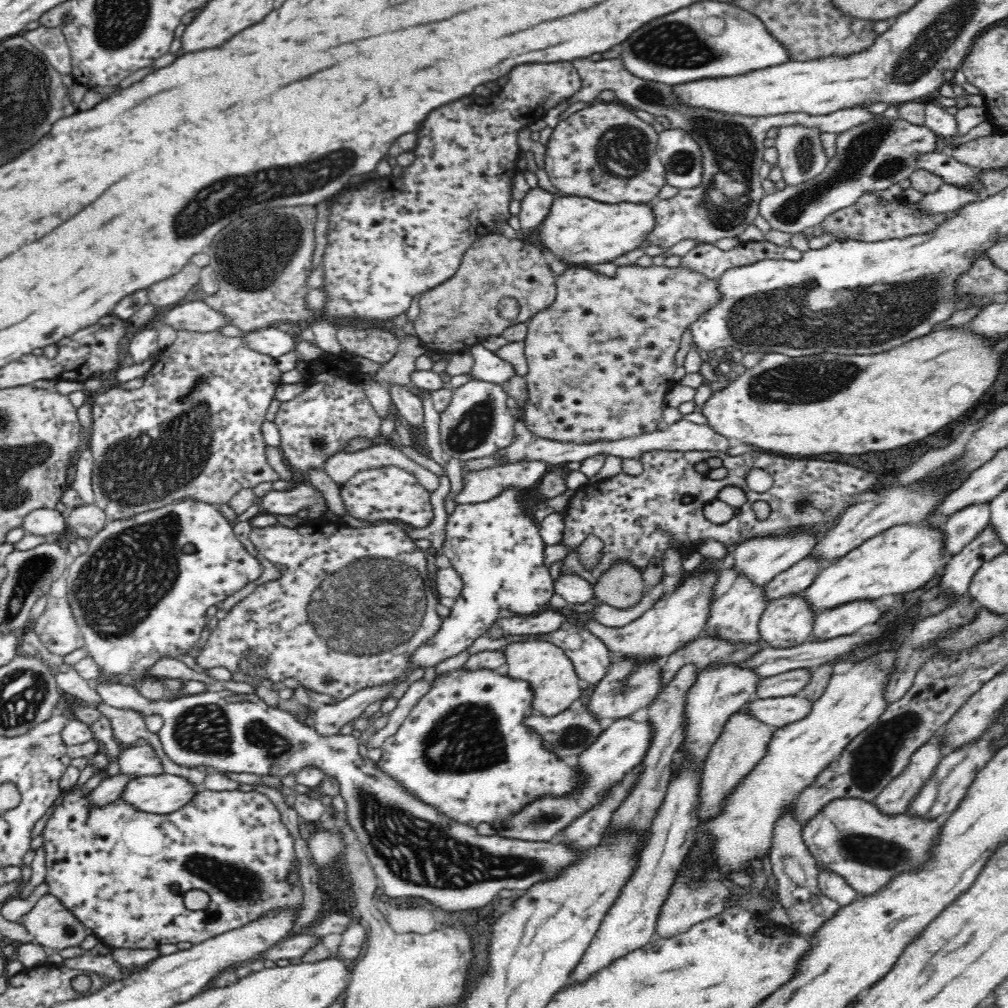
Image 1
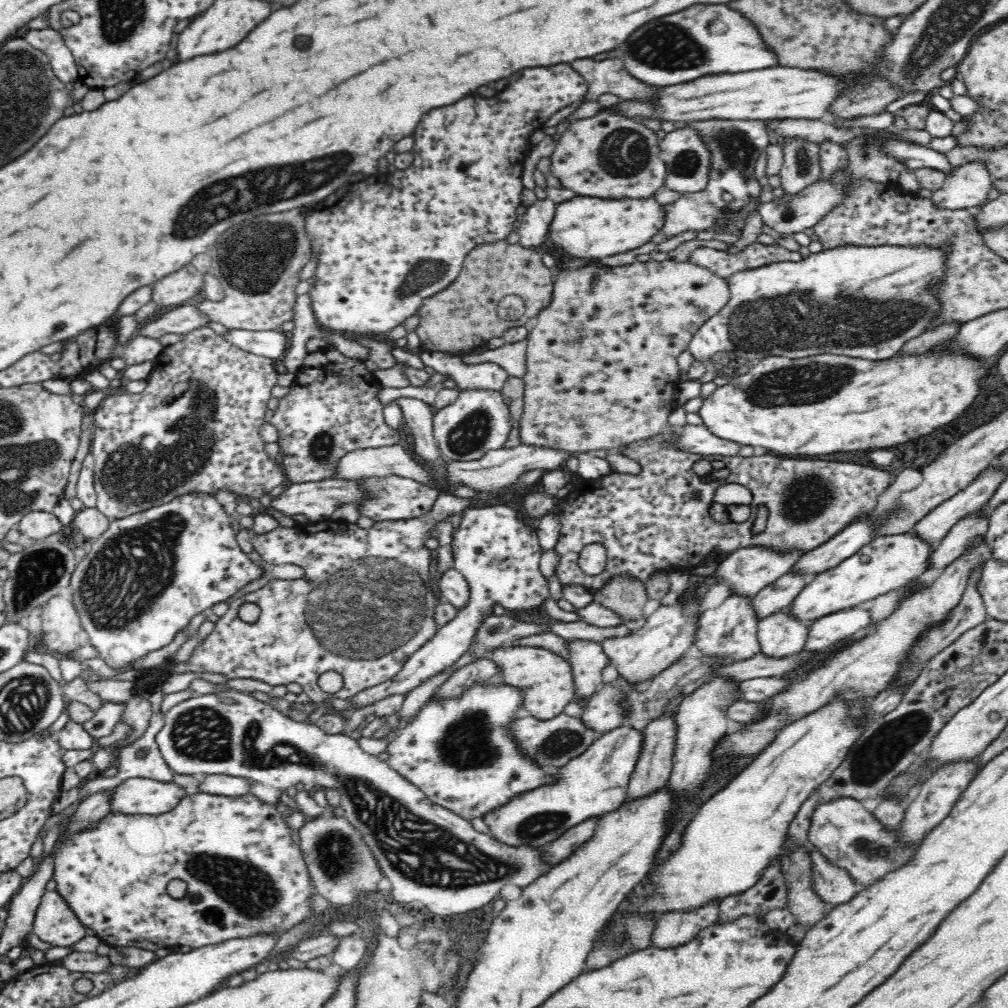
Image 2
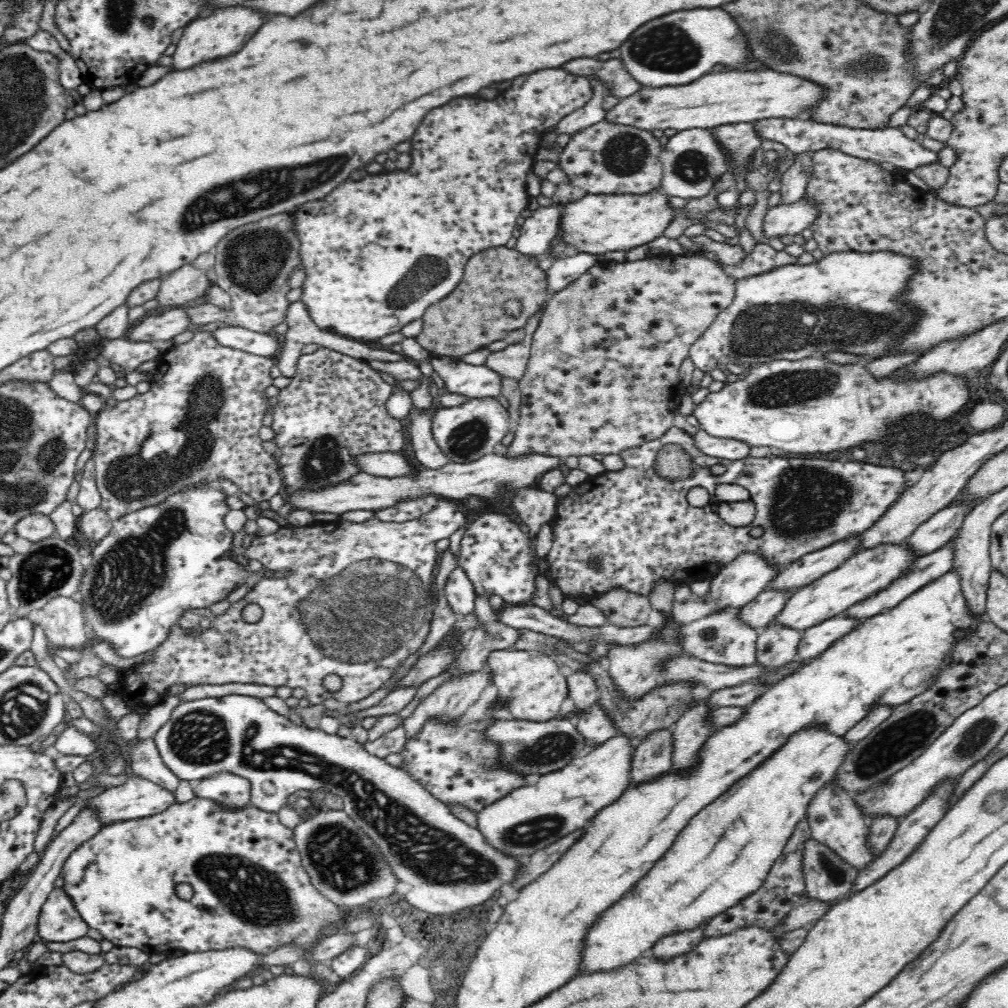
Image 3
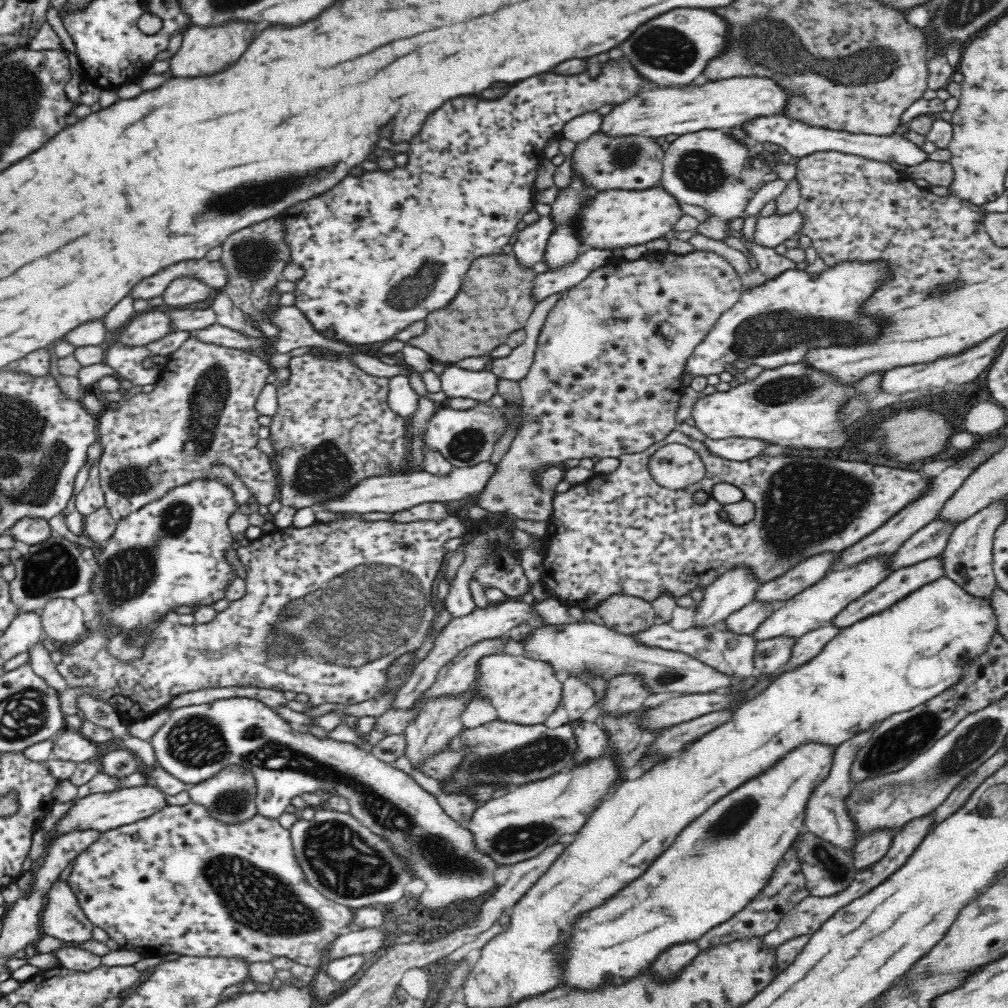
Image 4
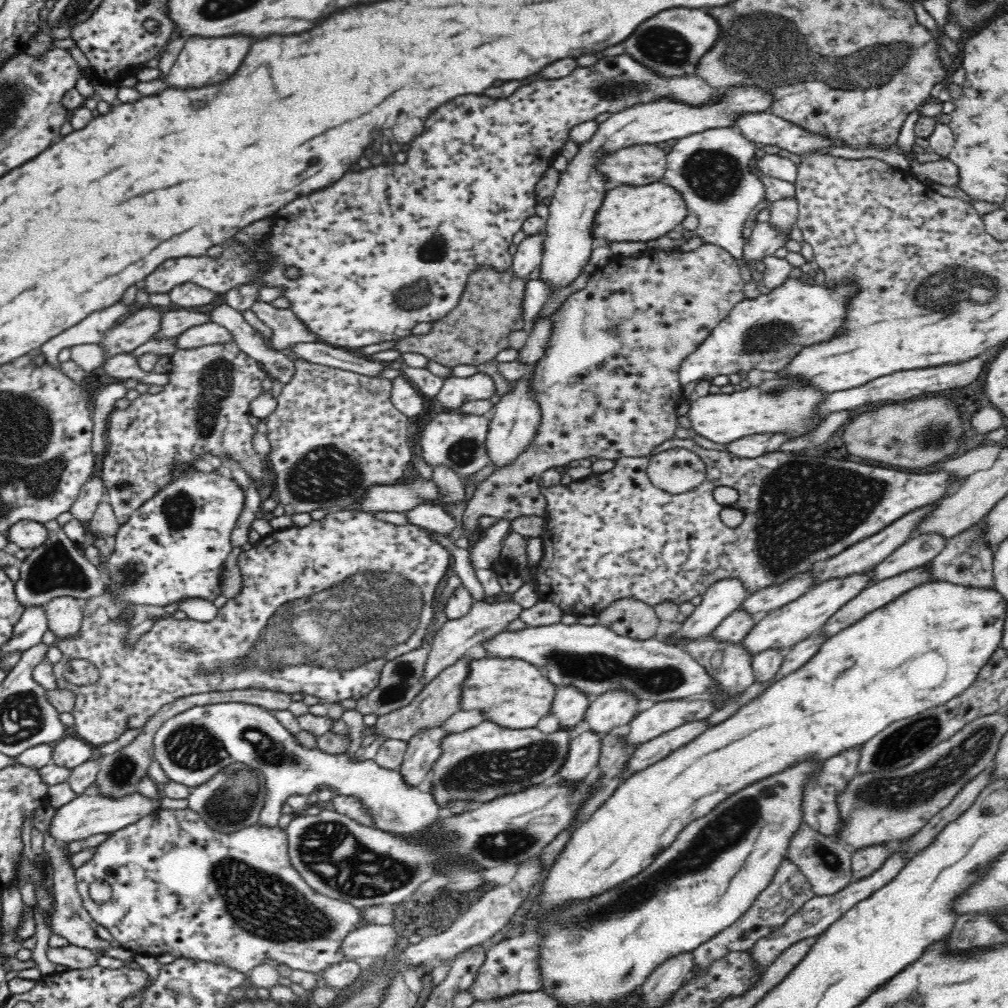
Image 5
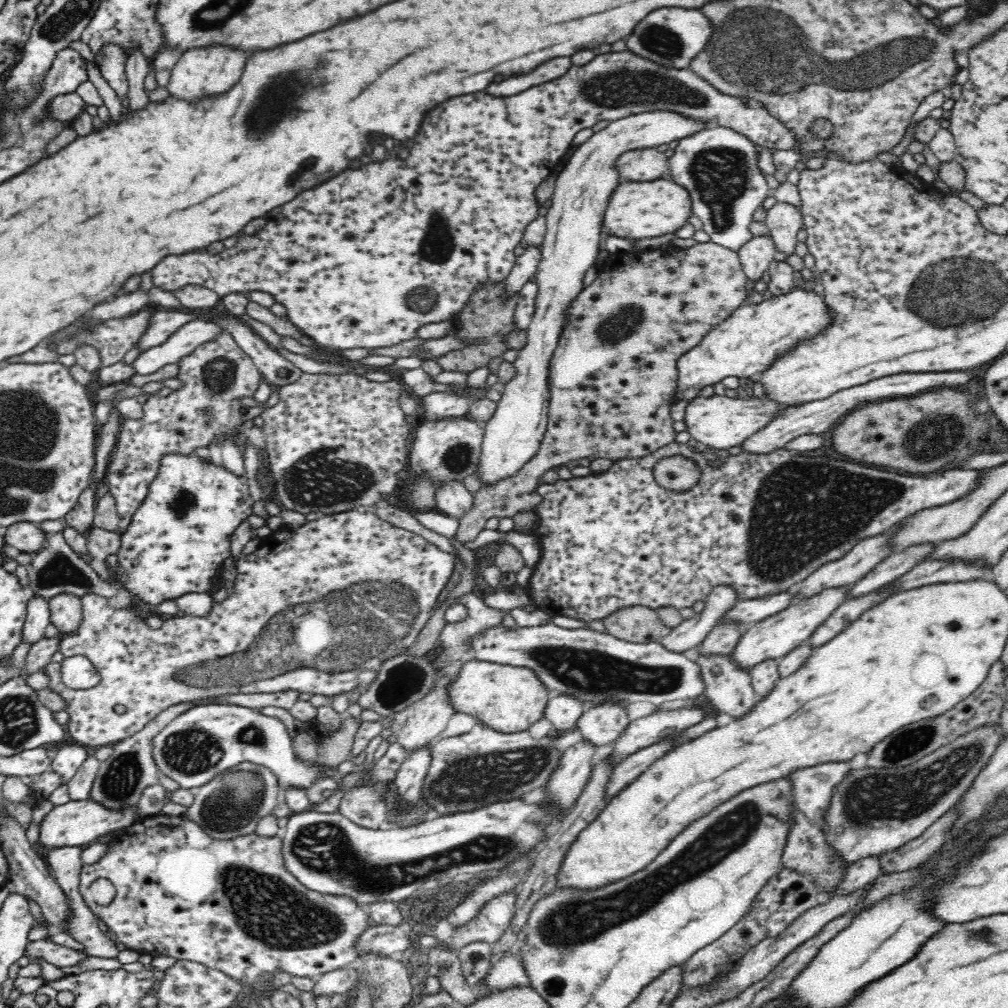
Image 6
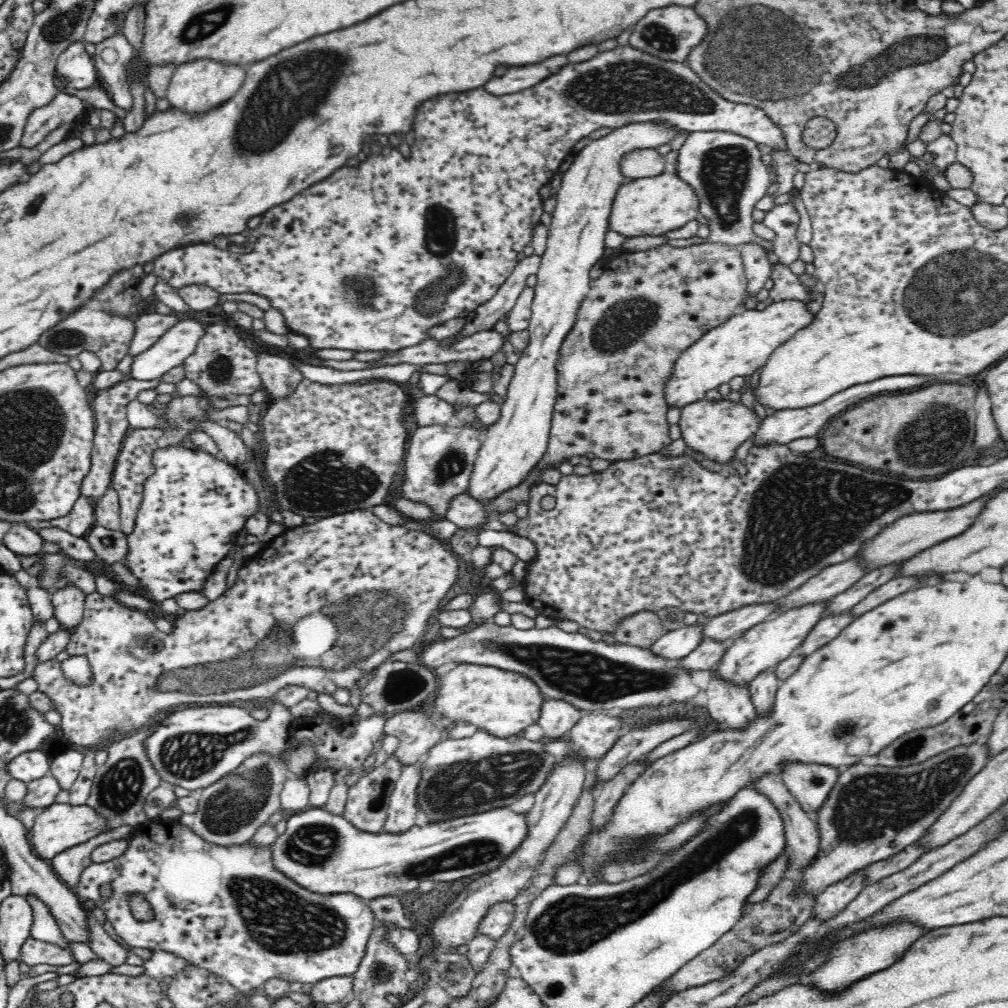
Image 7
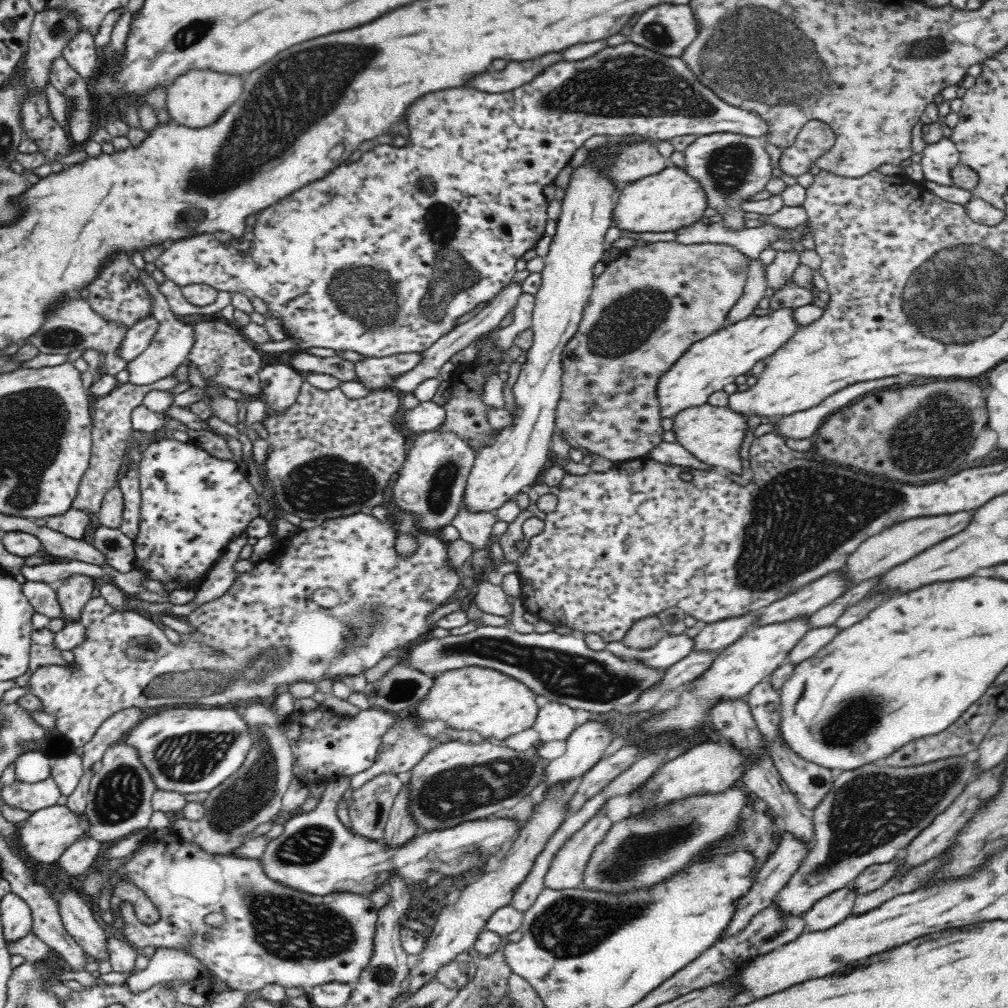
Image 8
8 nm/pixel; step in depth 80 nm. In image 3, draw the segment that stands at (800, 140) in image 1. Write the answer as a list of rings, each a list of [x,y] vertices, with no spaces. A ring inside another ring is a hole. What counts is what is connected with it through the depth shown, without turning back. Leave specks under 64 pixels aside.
[[[810,153],[795,155],[792,166],[780,177],[781,189],[779,195],[782,205],[798,202],[804,197],[808,176],[810,176]]]

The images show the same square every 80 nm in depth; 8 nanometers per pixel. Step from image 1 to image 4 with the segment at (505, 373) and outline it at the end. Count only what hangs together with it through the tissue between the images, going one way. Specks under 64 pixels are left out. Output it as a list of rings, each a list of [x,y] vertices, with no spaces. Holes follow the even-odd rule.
[[[454,364],[447,365],[446,372],[440,375],[442,382],[439,400],[471,398],[484,403],[497,393],[498,380],[493,372],[470,372],[460,370]]]

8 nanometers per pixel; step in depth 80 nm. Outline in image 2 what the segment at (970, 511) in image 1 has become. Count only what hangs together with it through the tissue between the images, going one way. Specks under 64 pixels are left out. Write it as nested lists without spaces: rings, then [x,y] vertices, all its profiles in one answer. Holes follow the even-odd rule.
[[[974,514],[960,520],[947,533],[930,552],[928,556],[927,569],[945,569],[950,566],[957,558],[962,556],[966,544],[978,536],[985,534],[988,530],[987,520],[983,518],[975,518]]]

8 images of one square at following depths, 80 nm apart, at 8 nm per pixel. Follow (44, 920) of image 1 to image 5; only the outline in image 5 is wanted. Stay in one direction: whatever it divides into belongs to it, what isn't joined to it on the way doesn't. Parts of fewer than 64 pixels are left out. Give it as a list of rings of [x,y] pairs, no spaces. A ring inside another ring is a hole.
[[[48,803],[46,808],[34,810],[32,818],[33,827],[37,828],[44,835],[44,853],[42,860],[45,866],[50,868],[50,885],[55,898],[55,907],[49,918],[50,924],[52,924],[54,934],[64,936],[64,938],[70,942],[70,945],[87,948],[96,956],[105,955],[106,951],[111,948],[110,941],[98,937],[96,933],[98,924],[94,922],[91,914],[83,905],[83,898],[77,889],[76,868],[71,864],[71,858],[74,856],[74,853],[70,853],[70,851],[64,847],[64,844],[58,844],[56,839],[52,838],[48,832],[55,810],[56,809]]]

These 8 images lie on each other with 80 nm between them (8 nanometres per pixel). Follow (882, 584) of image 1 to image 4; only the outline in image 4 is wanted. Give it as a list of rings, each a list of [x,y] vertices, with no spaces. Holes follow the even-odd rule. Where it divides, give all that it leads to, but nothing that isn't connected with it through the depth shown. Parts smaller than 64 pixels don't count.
[[[888,555],[877,559],[868,559],[852,568],[830,570],[816,584],[806,590],[799,592],[790,600],[781,603],[766,617],[760,626],[754,630],[752,637],[756,643],[773,639],[776,637],[786,637],[786,639],[796,639],[804,636],[807,632],[816,630],[826,624],[838,614],[850,602],[860,598],[862,594],[872,590],[878,582],[890,574],[890,569],[886,567],[889,562]]]

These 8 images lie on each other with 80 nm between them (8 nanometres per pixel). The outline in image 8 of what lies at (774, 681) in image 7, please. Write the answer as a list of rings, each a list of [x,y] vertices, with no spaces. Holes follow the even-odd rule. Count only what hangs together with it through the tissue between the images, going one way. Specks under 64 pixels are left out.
[[[766,677],[764,681],[760,681],[747,694],[746,701],[756,722],[756,728],[761,733],[765,747],[773,760],[774,766],[778,769],[783,782],[806,808],[810,808],[810,810],[816,808],[833,786],[834,781],[830,773],[831,770],[802,758],[794,750],[790,749],[790,746],[784,741],[784,737],[782,736],[781,699],[779,691],[772,687],[769,677]]]

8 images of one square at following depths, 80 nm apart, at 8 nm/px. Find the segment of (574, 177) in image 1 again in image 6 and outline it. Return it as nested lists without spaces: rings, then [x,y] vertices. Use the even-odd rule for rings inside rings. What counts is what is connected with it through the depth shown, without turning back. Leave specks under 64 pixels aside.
[[[656,148],[629,150],[618,157],[618,175],[624,181],[648,182],[668,174],[668,159]]]

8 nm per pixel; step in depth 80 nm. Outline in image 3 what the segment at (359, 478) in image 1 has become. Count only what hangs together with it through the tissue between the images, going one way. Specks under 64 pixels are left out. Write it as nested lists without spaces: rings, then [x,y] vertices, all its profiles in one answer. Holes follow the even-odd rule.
[[[428,495],[421,499],[414,499],[411,501],[402,501],[397,505],[390,508],[378,510],[376,512],[376,519],[383,522],[408,522],[410,520],[416,520],[428,512],[432,512],[432,509],[438,504],[439,499]]]

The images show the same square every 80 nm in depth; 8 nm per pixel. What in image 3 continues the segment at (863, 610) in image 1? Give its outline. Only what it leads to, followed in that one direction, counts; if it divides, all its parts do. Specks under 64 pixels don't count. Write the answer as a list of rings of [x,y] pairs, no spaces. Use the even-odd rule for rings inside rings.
[[[844,614],[833,616],[816,626],[807,628],[802,633],[802,638],[796,650],[796,661],[804,662],[813,659],[825,650],[828,650],[838,638],[848,634],[856,624],[858,619],[844,617]]]

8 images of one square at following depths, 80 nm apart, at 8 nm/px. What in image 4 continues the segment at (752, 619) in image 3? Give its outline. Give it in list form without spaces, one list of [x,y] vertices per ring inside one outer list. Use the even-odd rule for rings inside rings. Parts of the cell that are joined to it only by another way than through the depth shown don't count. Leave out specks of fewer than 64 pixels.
[[[750,601],[746,606],[742,606],[728,615],[723,621],[724,628],[738,635],[752,635],[754,630],[760,626],[760,622],[764,620],[775,608],[778,603],[770,603],[762,605],[756,601]]]

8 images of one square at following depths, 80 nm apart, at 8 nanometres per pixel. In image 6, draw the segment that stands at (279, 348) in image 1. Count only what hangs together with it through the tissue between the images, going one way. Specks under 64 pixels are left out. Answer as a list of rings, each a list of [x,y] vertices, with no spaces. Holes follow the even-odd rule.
[[[202,319],[186,322],[166,342],[142,351],[135,358],[132,364],[135,374],[146,378],[168,364],[179,364],[179,360],[192,354],[200,343],[216,338],[221,329],[221,325]]]

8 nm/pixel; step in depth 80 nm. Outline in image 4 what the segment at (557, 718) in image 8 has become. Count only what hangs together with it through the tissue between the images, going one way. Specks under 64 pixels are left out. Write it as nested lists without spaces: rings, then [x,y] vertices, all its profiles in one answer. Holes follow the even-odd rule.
[[[568,677],[562,684],[558,706],[566,710],[570,724],[580,722],[586,710],[592,708],[596,702],[597,694],[582,679]]]

